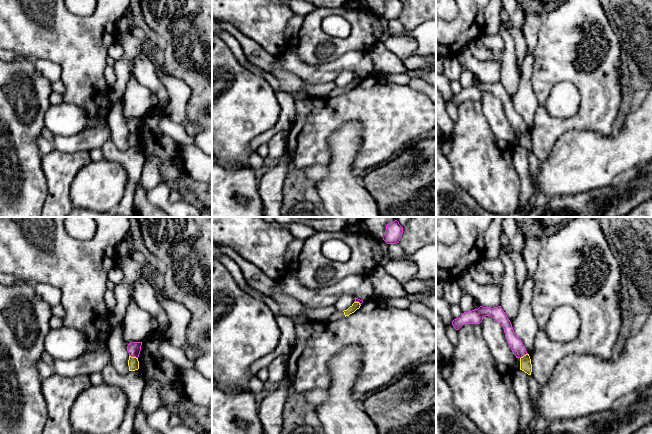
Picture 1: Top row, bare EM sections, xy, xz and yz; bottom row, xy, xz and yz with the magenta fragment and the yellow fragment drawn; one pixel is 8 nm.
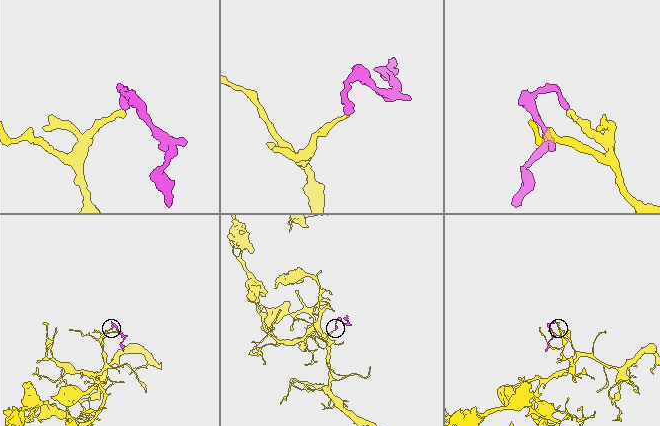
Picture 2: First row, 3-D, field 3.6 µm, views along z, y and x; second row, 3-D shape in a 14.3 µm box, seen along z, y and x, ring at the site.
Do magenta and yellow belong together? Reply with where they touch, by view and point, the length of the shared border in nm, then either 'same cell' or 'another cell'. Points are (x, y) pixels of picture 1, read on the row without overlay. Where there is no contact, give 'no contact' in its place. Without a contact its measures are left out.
xy (133, 132) | 80 nm | another cell

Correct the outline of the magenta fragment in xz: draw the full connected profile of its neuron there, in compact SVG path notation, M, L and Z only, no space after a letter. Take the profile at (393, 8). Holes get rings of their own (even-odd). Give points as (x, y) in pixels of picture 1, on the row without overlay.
M387 0L385 11L382 13L387 20L397 20L403 10L403 3L400 0Z

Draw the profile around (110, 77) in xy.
M107 65L104 71L105 81L108 86L111 86L116 81L116 74L114 67L112 65Z

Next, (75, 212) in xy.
M73 208L67 217L120 217L112 212L99 212L84 208Z

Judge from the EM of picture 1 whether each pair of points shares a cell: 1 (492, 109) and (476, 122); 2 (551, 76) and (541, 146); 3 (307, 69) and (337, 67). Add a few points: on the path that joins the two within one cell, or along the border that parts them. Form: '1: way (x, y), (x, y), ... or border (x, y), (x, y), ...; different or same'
1: border (479, 100), (484, 118), (495, 137); different
2: way (576, 78), (586, 88), (586, 109), (566, 124); same
3: way (314, 70), (330, 70); same

